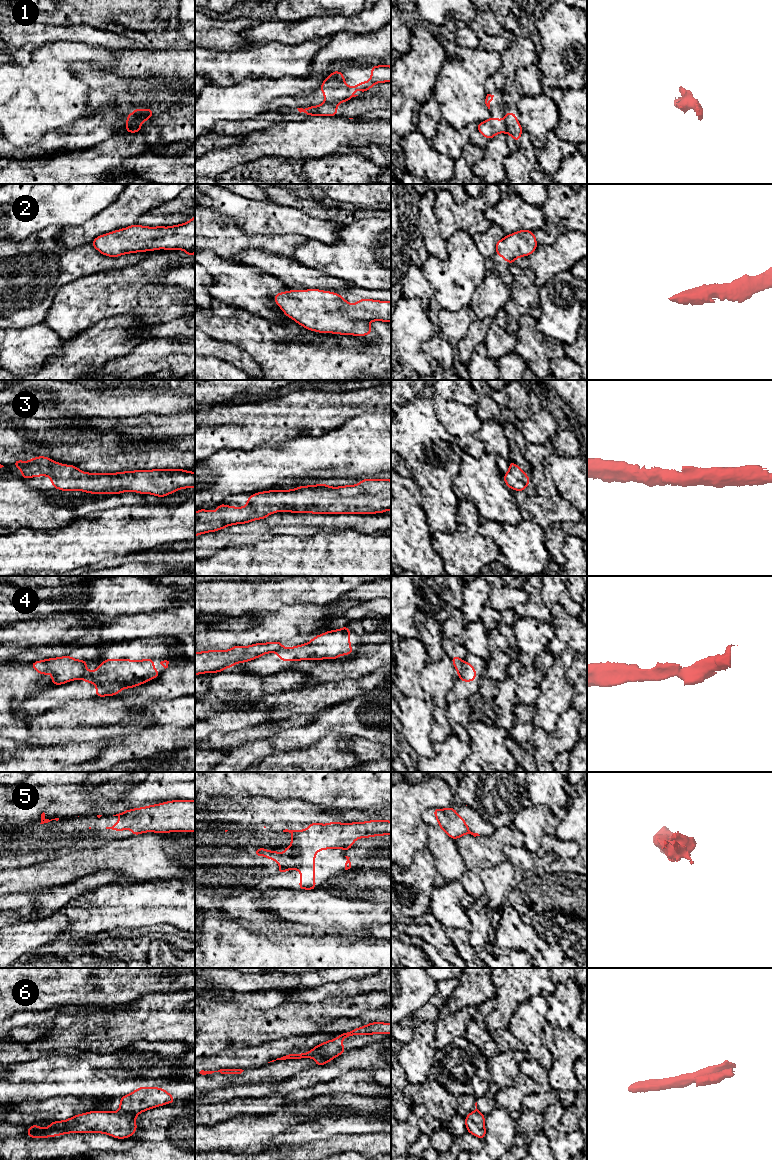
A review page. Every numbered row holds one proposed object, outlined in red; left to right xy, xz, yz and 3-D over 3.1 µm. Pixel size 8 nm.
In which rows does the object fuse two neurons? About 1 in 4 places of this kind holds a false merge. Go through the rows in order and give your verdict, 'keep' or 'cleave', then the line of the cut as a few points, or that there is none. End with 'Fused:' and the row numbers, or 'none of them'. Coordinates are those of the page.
1: cleave | yz (505, 116), (505, 130), (507, 132)
2: keep | no cut
3: keep | no cut
4: cleave | yz (464, 662), (458, 675)
5: keep | no cut
6: cleave | xz (344, 1050), (338, 1051), (333, 1055), (316, 1054), (313, 1057)
Fused: 1, 4, 6

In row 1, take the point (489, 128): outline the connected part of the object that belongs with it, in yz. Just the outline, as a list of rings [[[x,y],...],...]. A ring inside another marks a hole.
[[[490,117],[488,120],[477,124],[476,129],[488,139],[492,139],[498,133],[506,132],[506,117],[504,120],[500,120],[494,117]]]

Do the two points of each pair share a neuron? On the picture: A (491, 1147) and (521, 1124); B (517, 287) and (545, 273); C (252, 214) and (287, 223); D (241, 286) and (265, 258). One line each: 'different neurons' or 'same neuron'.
A: different neurons
B: different neurons
C: same neuron
D: different neurons

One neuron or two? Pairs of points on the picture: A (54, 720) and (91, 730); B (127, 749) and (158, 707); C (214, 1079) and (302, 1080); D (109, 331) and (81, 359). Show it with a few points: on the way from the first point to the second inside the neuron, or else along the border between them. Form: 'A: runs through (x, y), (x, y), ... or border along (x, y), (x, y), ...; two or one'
A: runs through (63, 720), (68, 720), (76, 728), (82, 728); one
B: runs through (141, 746), (165, 724), (165, 721); one
C: border along (304, 1071), (290, 1075), (278, 1083), (259, 1084); two
D: runs through (102, 338), (88, 352); one

